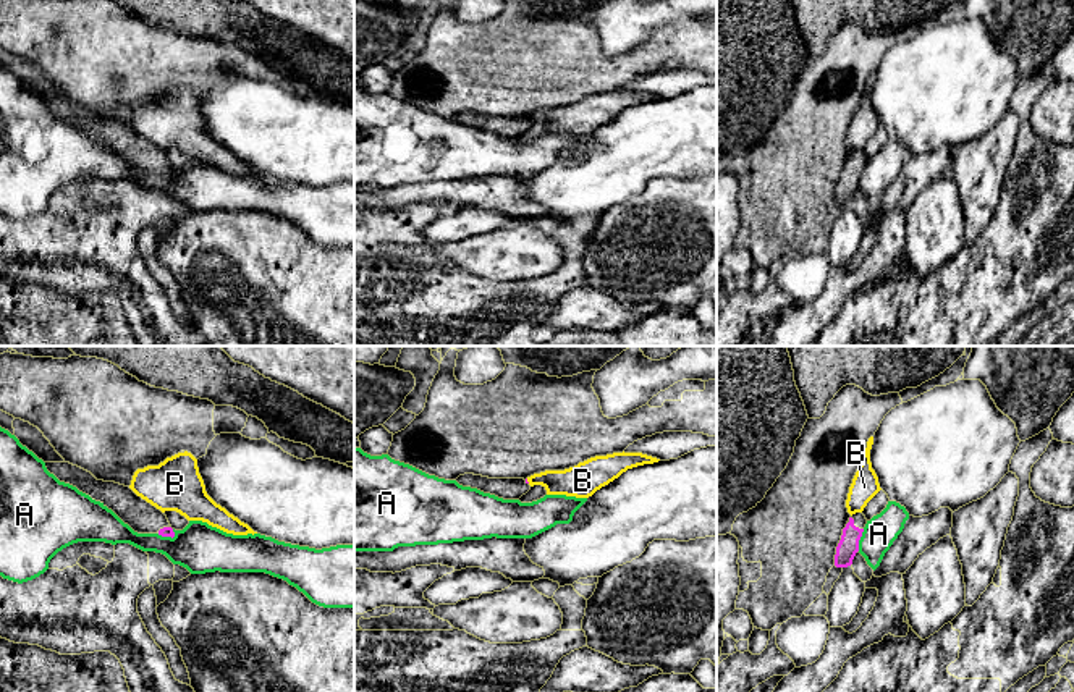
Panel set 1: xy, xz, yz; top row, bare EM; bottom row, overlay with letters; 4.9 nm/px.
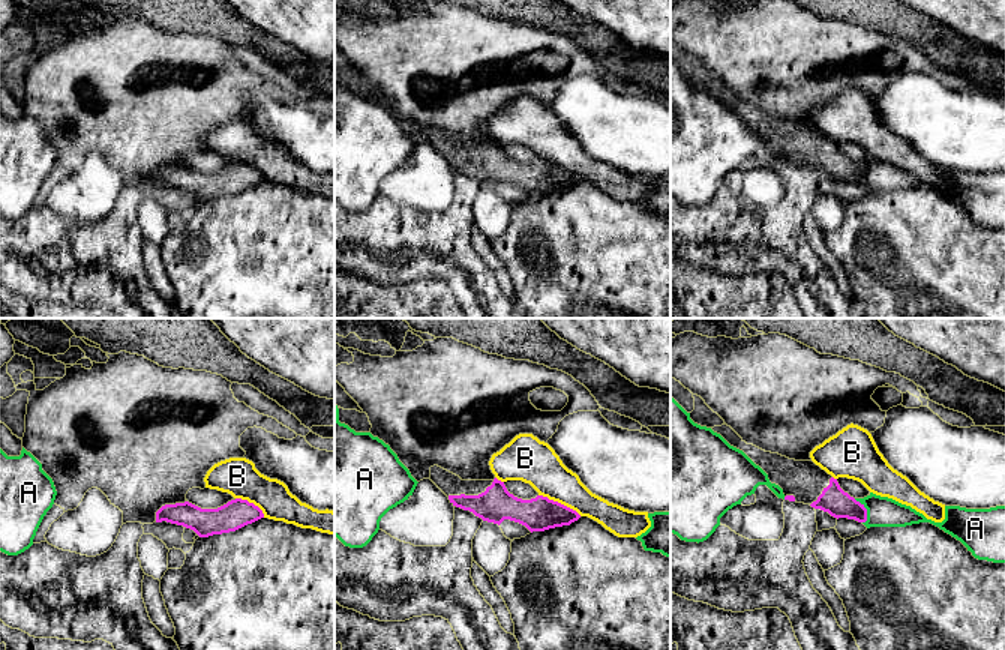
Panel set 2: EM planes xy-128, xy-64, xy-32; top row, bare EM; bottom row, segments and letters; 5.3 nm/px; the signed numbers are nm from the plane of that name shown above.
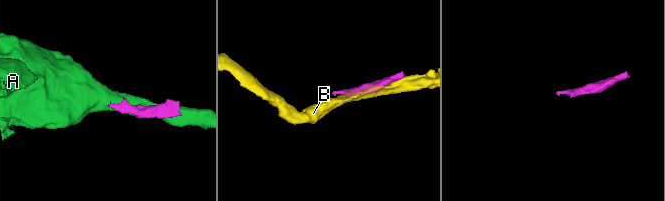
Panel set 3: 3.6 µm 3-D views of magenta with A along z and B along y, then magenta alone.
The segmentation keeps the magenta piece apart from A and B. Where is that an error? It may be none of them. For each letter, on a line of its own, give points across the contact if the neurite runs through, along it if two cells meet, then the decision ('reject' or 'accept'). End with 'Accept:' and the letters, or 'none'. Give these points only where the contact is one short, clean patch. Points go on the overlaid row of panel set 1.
A: border along yz (864, 529), (858, 550); reject
B: reject
Accept: none

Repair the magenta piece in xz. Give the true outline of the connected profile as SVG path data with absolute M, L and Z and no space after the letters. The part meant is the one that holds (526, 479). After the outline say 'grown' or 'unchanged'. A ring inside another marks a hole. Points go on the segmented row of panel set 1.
M464 474L459 475L456 482L463 487L477 488L503 500L519 500L531 490L527 479L488 479L482 475Z; grown

